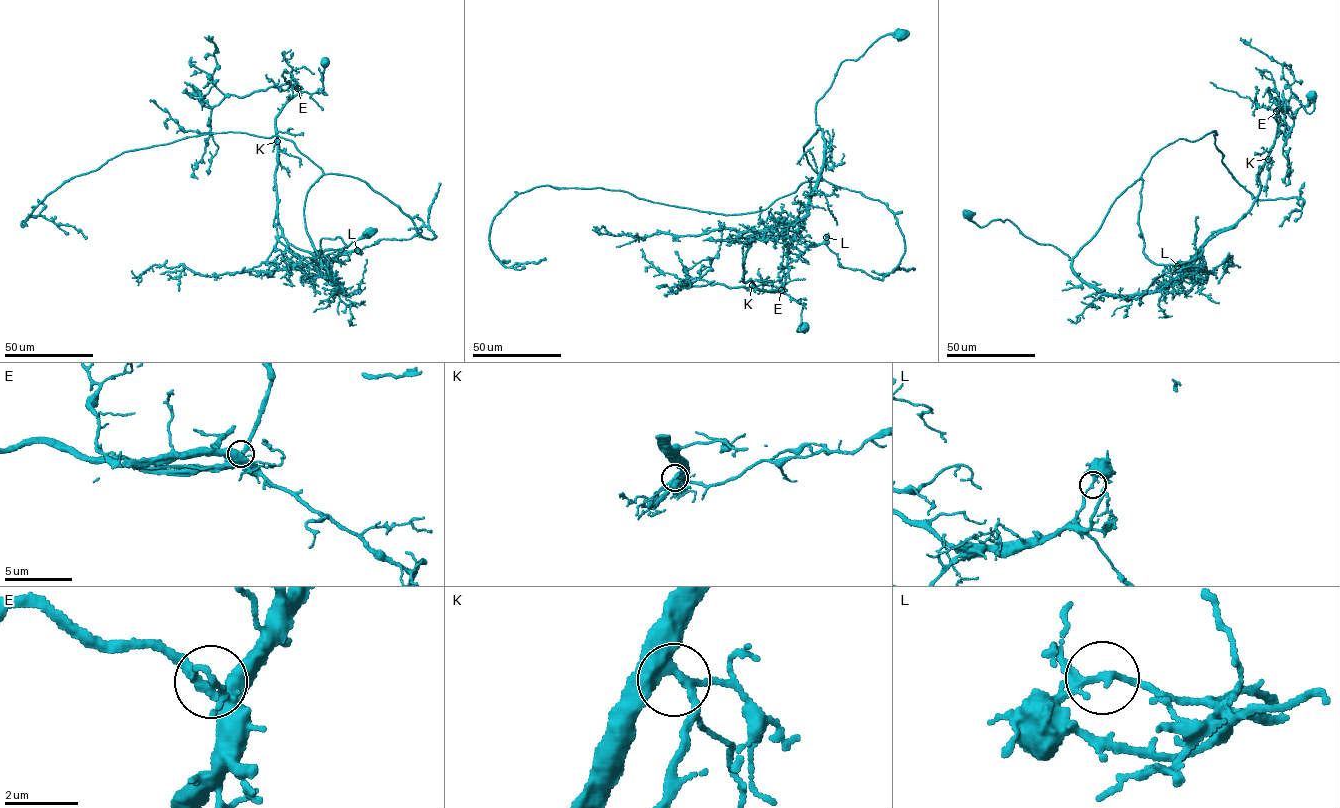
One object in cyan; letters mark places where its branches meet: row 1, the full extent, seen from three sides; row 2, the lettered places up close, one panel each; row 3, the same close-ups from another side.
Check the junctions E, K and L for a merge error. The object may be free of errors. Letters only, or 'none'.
L

